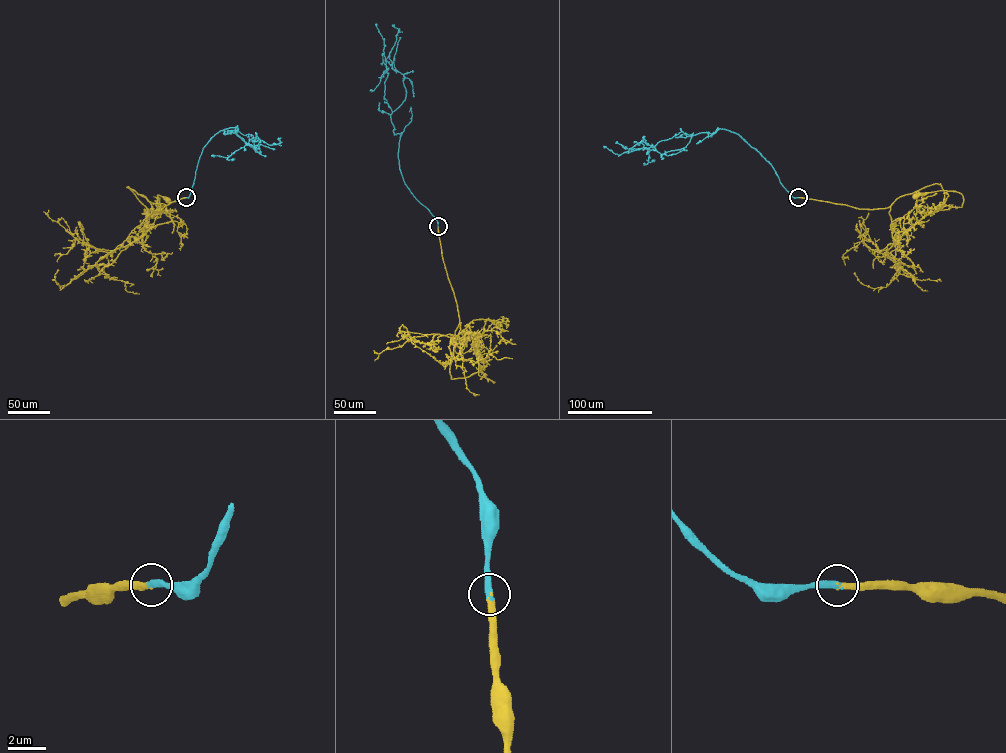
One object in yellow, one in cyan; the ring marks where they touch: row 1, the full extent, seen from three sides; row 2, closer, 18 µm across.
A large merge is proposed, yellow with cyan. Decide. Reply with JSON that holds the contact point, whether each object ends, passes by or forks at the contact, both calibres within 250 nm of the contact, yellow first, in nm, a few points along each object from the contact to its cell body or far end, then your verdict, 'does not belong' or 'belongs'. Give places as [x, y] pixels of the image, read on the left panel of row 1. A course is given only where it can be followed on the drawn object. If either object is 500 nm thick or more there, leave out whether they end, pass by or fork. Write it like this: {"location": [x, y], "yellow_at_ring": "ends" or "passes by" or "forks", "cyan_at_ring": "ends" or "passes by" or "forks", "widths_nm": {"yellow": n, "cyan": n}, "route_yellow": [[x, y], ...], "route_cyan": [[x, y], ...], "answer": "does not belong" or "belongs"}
{"location": [186, 197], "yellow_at_ring": "ends", "cyan_at_ring": "ends", "widths_nm": {"yellow": 320, "cyan": 360}, "route_yellow": [[186, 197], [152, 209], [136, 227], [142, 234], [142, 213], [157, 209], [157, 195], [167, 201]], "route_cyan": [[186, 197], [203, 148], [221, 130], [234, 127], [227, 132], [257, 151], [258, 138], [271, 145], [281, 138]], "answer": "belongs"}

